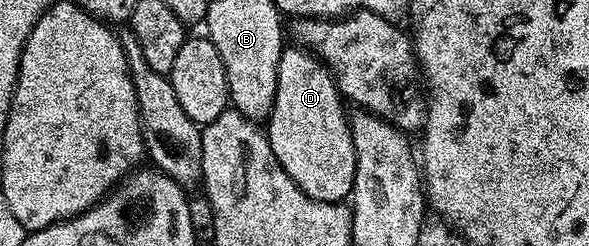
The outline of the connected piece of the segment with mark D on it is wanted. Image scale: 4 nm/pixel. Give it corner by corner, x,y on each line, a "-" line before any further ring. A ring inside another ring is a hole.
288,47
278,63
274,107
266,122
268,142
278,163
294,183
315,201
343,202
351,194
356,174
350,117
344,114
336,81
328,66
303,47

